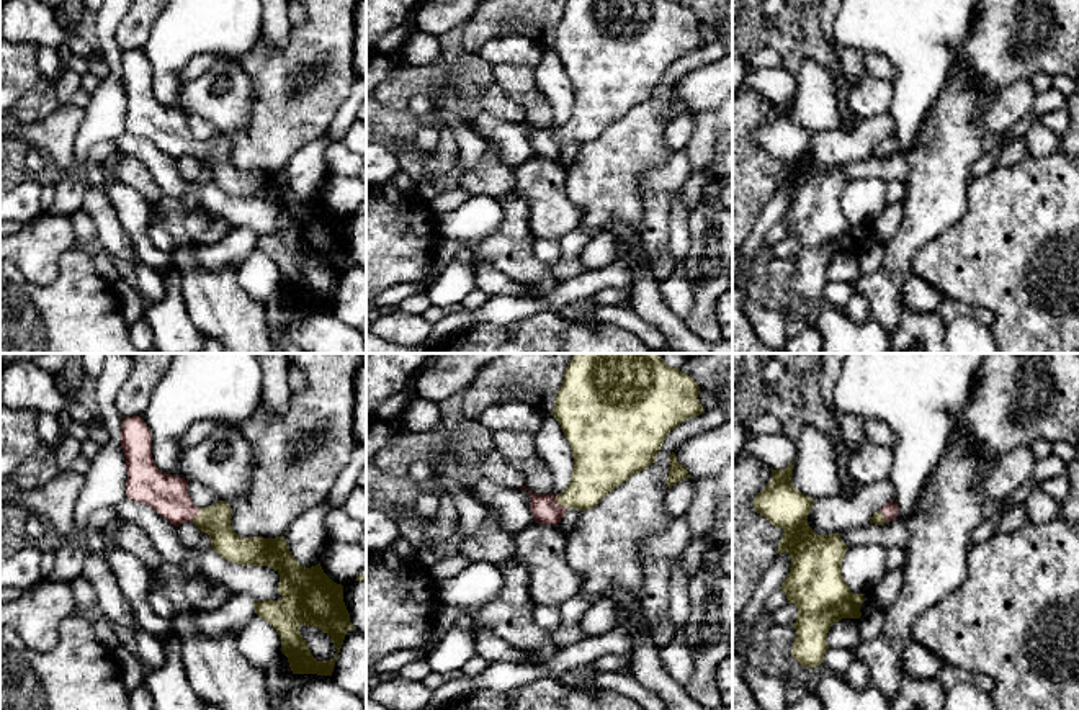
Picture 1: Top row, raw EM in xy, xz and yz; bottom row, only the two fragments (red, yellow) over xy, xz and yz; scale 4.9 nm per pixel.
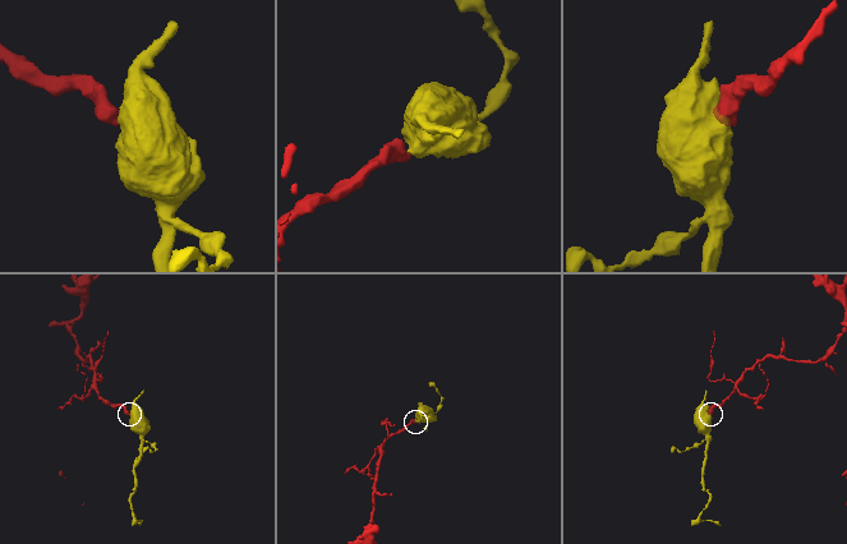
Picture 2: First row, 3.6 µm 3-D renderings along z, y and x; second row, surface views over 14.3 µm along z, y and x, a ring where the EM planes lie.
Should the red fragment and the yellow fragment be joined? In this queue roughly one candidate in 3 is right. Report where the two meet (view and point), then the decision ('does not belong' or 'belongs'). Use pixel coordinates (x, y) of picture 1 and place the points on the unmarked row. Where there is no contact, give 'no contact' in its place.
xz (558, 136) | belongs

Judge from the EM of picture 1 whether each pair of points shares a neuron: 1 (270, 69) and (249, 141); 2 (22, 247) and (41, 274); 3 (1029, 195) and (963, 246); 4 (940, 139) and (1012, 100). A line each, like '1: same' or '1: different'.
1: same
2: same
3: same
4: same

